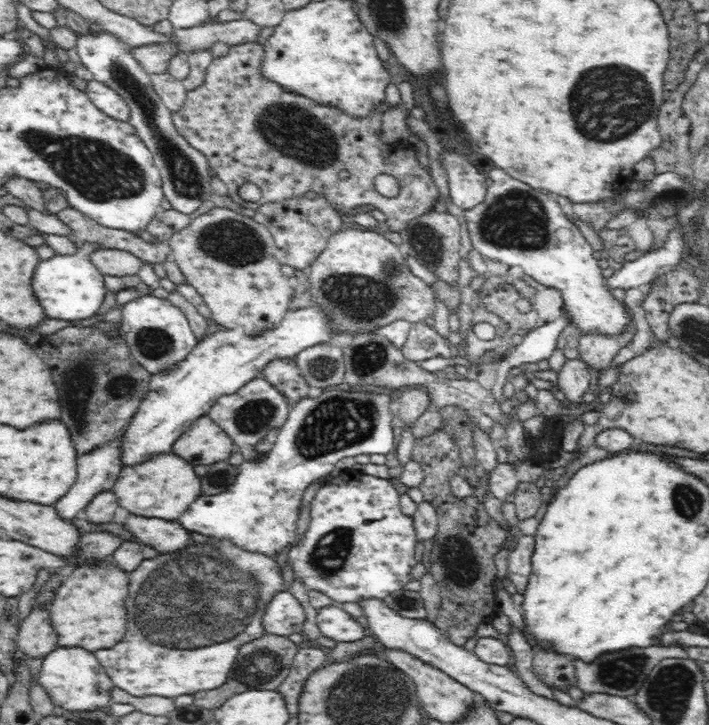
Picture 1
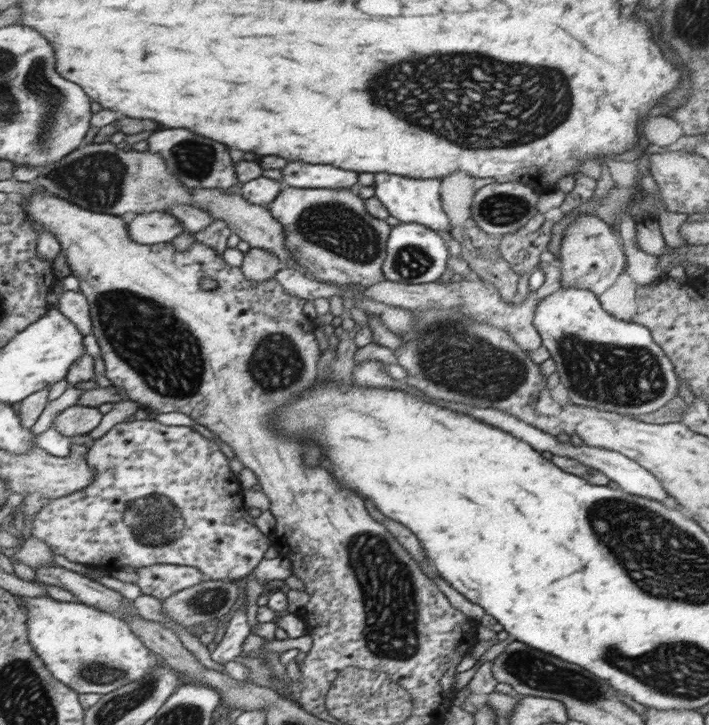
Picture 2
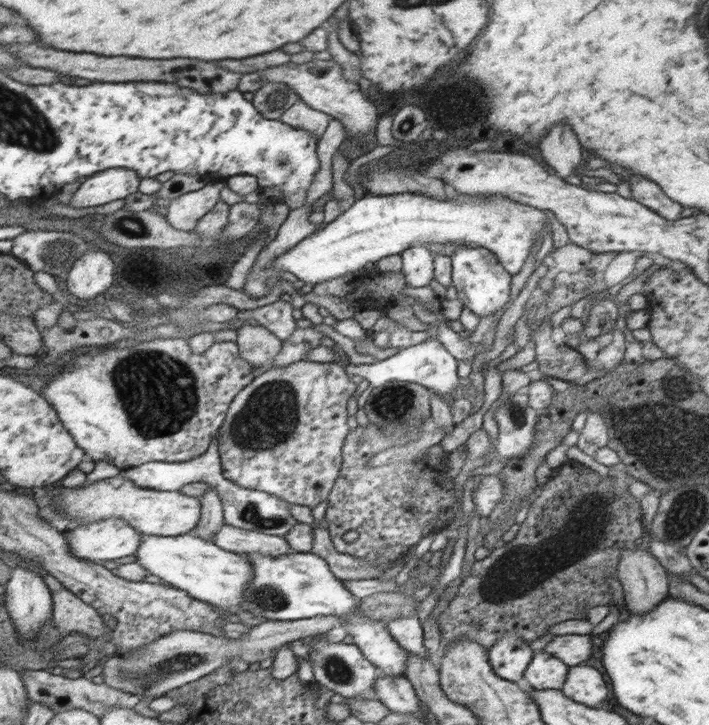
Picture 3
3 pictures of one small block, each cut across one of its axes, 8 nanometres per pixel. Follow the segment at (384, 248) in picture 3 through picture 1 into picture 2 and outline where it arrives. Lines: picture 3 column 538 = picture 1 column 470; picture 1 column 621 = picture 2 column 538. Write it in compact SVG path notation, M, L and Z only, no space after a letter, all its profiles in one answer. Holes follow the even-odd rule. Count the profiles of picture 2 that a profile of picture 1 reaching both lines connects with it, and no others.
M560 287L537 302L531 324L553 359L572 404L640 415L657 411L679 397L678 372L649 329L632 322L617 322L617 318L601 310L590 290Z

